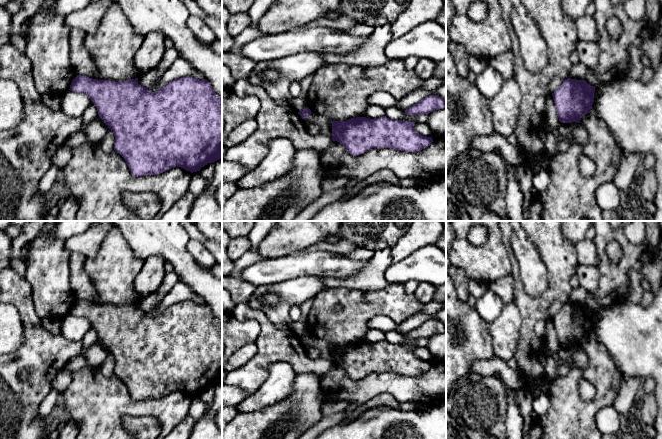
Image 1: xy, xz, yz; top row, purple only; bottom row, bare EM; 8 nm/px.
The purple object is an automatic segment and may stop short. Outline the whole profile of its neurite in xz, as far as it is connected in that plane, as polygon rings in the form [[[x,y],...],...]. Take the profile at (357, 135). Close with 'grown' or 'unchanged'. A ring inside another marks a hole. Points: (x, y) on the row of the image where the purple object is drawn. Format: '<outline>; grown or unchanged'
[[[386,116],[332,121],[332,140],[340,142],[353,156],[371,148],[416,152],[430,146],[433,139],[417,133],[414,125],[415,122],[392,120]]]; unchanged

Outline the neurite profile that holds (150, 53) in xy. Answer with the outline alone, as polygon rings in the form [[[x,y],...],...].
[[[156,31],[144,36],[143,43],[137,51],[134,64],[144,74],[159,65],[162,60],[166,37]]]

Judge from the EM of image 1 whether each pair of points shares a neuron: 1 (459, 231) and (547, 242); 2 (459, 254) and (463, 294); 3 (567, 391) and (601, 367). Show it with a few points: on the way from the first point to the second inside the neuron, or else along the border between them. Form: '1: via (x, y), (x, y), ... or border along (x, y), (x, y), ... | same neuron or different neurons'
1: border along (501, 231), (501, 240), (509, 258) | different neurons
2: border along (456, 265), (469, 278) | different neurons
3: via (582, 404), (592, 404), (601, 395), (601, 382) | same neuron

